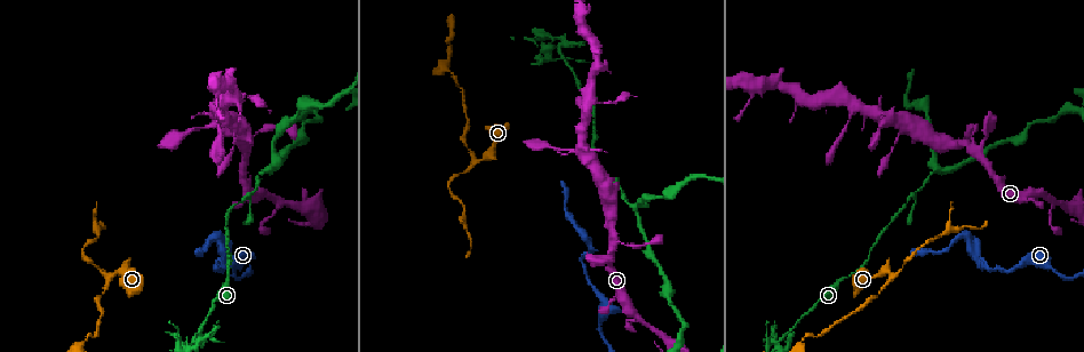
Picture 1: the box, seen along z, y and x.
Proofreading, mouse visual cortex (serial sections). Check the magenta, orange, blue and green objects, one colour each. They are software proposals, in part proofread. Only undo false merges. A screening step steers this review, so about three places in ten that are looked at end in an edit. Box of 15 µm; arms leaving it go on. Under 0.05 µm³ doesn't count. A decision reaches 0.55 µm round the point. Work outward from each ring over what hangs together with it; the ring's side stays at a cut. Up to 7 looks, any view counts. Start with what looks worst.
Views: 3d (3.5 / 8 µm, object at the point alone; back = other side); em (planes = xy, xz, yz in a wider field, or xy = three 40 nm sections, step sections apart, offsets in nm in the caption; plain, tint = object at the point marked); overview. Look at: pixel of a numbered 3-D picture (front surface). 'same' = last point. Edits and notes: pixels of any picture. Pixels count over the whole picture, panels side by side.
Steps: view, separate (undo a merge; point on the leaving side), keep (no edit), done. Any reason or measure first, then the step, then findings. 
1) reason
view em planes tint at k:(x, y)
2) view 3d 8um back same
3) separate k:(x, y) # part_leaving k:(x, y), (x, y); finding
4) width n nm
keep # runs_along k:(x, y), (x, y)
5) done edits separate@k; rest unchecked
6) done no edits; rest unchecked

abrupt turn
view 3d 3.5um at 1:(561, 38)

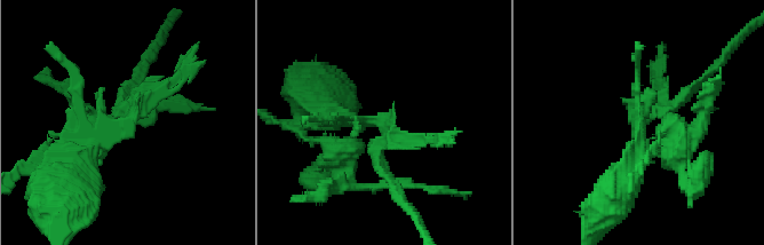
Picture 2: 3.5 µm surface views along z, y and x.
view em xy step 3 tint at 2:(128, 114)

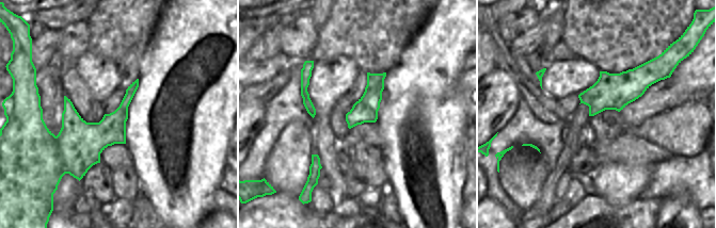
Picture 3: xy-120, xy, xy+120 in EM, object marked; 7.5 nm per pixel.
keep # runs_along 2:(135, 80), (128, 119), (69, 158); continuous, no second cell

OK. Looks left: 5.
sharp bend
view 3d 3.5um at 1:(477, 159)

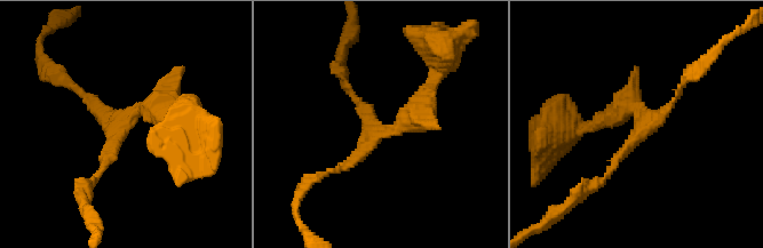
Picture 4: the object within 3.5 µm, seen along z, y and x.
keep # runs_along 4:(172, 120), (140, 109), (94, 180); one cell here

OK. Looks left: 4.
a narrow waist
view 3d 3.5um at 1:(934, 169)

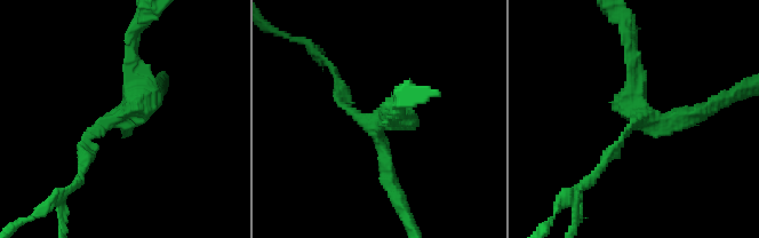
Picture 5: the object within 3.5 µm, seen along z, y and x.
arms 3; arm_widths 150, 200, 300 nm; need the tissue
view em planes tint at 5:(643, 119)

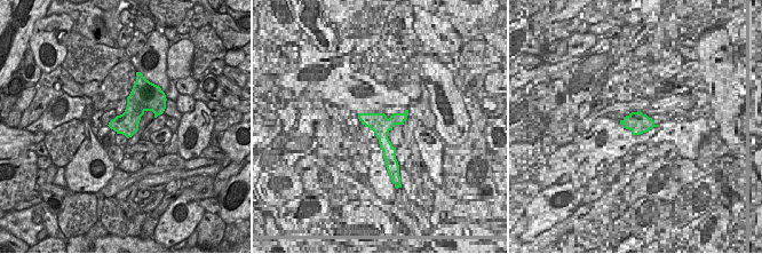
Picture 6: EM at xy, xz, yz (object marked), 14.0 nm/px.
keep # runs_along 5:(601, 166), (639, 117), (710, 106); all the same cell

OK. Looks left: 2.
done no edits; rest unchecked

